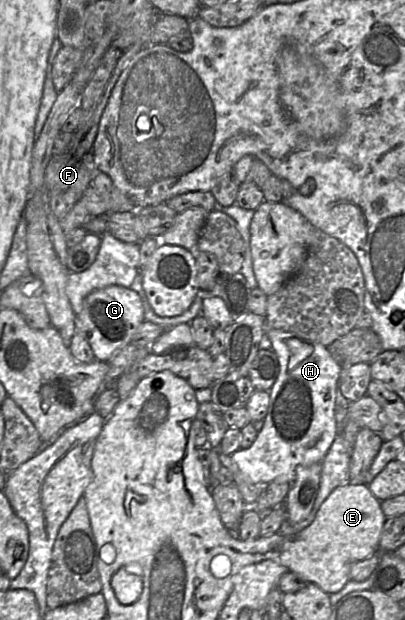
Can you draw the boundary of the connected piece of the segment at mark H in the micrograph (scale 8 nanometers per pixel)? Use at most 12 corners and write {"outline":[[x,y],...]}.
{"outline":[[266,328],[264,425],[231,454],[256,486],[293,483],[340,432],[327,347]]}

